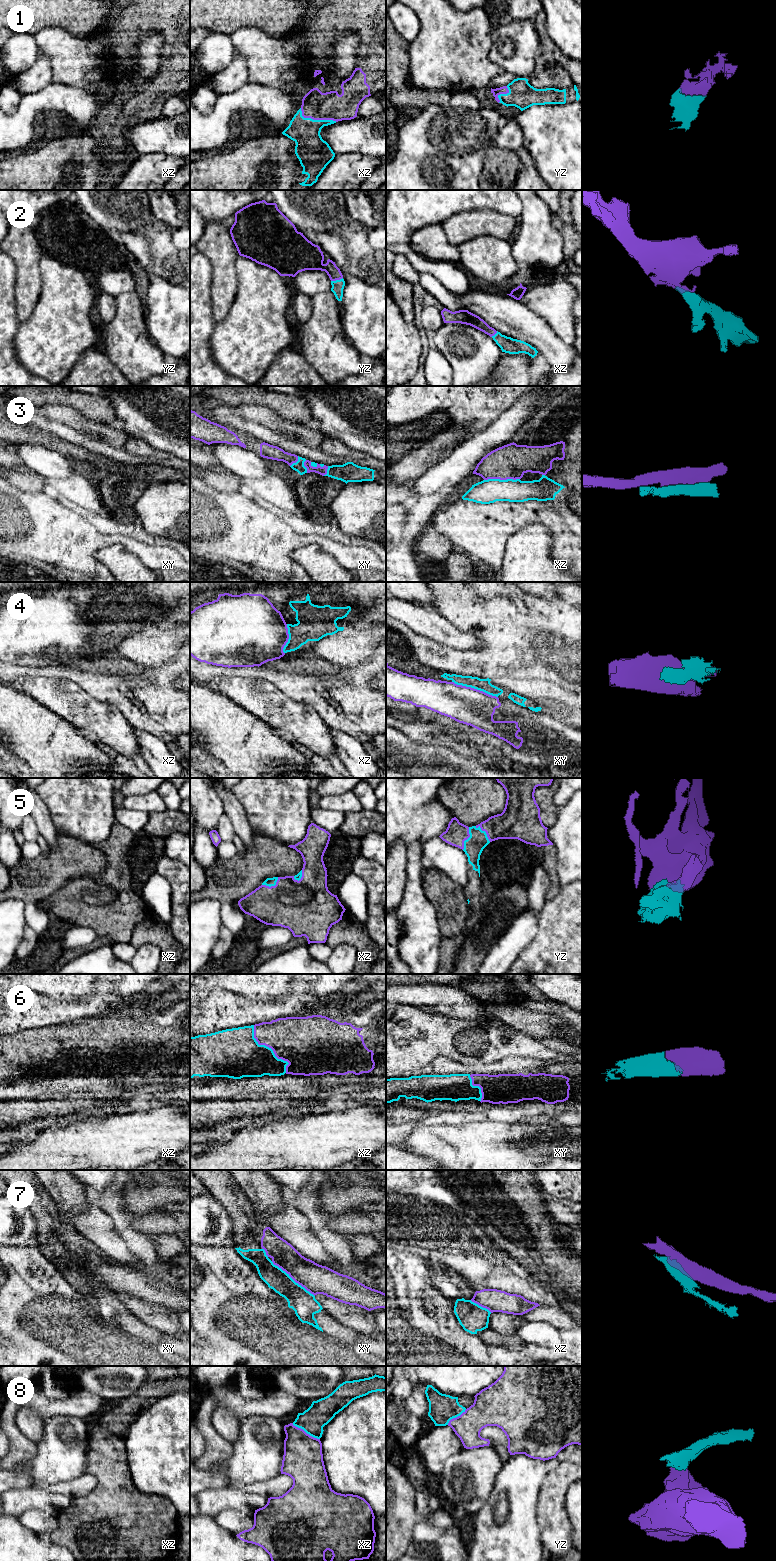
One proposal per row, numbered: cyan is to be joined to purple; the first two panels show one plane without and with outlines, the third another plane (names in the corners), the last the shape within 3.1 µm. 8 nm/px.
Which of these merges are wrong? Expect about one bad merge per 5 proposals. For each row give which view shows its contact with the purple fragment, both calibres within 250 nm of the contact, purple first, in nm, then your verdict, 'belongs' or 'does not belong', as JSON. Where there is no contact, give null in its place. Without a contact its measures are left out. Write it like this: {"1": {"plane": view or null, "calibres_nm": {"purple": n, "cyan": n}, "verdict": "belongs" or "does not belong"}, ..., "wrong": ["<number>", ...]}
{"1": {"plane": "xz", "calibres_nm": {"purple": 220, "cyan": 240}, "verdict": "belongs"}, "2": {"plane": "yz", "calibres_nm": {"purple": 180, "cyan": 100}, "verdict": "belongs"}, "3": {"plane": "xz", "calibres_nm": {"purple": 280, "cyan": 190}, "verdict": "does not belong"}, "4": {"plane": "xy", "calibres_nm": {"purple": 300, "cyan": 100}, "verdict": "does not belong"}, "5": {"plane": "yz", "calibres_nm": {"purple": 180, "cyan": 160}, "verdict": "belongs"}, "6": {"plane": "xz", "calibres_nm": {"purple": 400, "cyan": 340}, "verdict": "belongs"}, "7": {"plane": "xy", "calibres_nm": {"purple": 240, "cyan": 200}, "verdict": "does not belong"}, "8": {"plane": "xz", "calibres_nm": {"purple": 320, "cyan": 200}, "verdict": "does not belong"}, "wrong": ["3", "4", "7", "8"]}

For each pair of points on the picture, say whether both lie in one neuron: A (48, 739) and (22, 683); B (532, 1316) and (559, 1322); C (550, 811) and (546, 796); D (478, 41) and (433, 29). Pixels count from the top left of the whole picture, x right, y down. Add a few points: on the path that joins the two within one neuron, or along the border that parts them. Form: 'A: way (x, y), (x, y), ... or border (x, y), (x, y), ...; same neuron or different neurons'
A: border (10, 685), (30, 695), (46, 708); different neurons
B: way (539, 1316), (552, 1316); same neuron
C: way (547, 807), (546, 800); same neuron
D: way (467, 41), (452, 41), (444, 33); same neuron

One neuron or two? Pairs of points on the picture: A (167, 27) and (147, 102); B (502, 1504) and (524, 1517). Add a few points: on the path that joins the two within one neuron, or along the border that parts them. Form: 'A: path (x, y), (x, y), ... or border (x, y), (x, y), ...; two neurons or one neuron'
A: path (170, 46), (170, 79), (166, 83); one neuron
B: path (507, 1507), (519, 1517); one neuron

